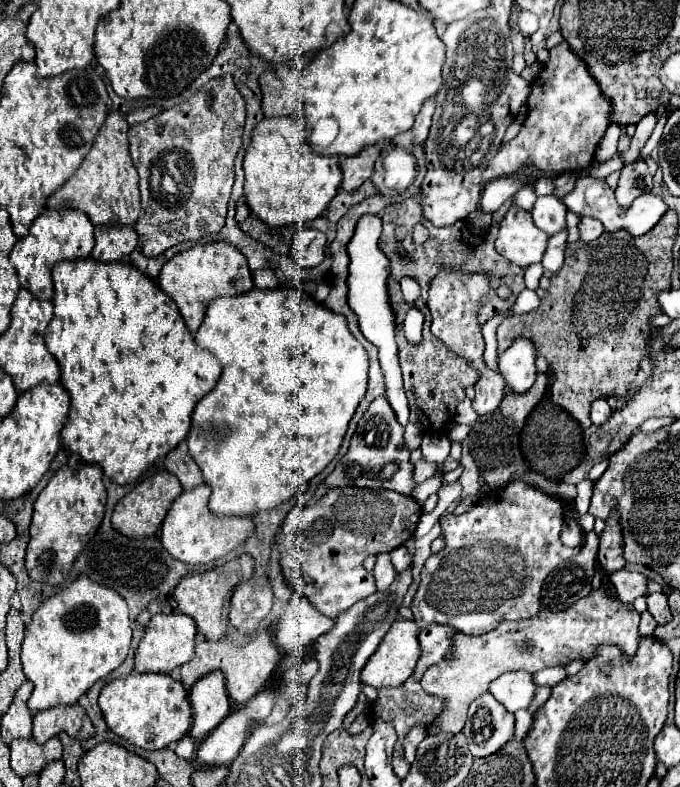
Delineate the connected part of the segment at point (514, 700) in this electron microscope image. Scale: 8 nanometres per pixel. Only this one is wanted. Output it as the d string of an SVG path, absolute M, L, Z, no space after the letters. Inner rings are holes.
M510 671L500 675L490 683L488 689L496 701L500 701L508 711L516 713L518 709L526 709L534 697L536 685L532 683L532 675L524 671Z

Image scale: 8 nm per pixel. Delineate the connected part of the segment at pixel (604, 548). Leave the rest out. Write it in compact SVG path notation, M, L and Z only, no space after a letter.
M610 517L606 521L606 529L600 535L600 549L598 549L598 565L606 573L620 571L624 567L622 557L622 537L620 537L620 523L616 517Z

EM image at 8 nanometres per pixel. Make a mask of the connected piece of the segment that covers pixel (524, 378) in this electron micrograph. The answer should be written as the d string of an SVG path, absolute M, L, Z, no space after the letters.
M516 337L510 349L500 355L500 375L504 375L506 385L516 393L526 393L536 381L536 345L528 337Z

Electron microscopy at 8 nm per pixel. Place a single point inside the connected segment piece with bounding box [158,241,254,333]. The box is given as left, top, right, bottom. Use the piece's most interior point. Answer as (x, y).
(193, 278)

